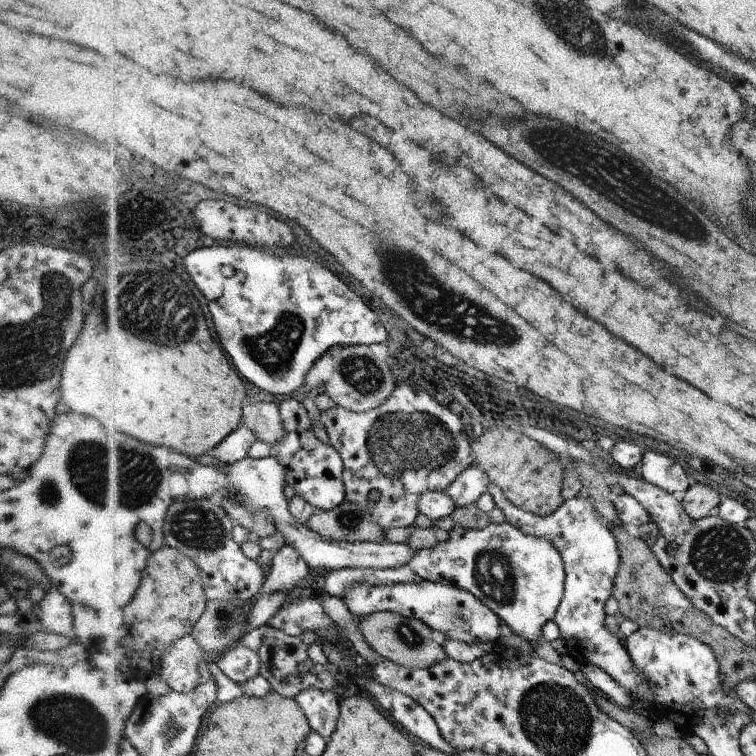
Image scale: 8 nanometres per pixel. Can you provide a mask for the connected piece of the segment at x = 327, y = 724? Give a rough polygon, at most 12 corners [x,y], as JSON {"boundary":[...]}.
{"boundary":[[332,690],[296,696],[314,732],[328,741],[339,728],[342,702]]}

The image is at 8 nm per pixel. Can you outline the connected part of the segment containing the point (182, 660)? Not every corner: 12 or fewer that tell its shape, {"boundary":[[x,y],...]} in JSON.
{"boundary":[[193,634],[166,652],[160,673],[173,690],[202,684],[204,646]]}

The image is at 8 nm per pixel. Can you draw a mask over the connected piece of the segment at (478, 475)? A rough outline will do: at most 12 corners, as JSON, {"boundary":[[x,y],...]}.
{"boundary":[[468,466],[446,489],[455,508],[474,504],[490,479]]}

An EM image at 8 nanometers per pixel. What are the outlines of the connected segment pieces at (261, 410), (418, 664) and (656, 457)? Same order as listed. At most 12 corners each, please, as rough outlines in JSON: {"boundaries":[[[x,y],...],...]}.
{"boundaries":[[[251,400],[244,426],[270,445],[288,436],[278,402]],[[366,615],[366,643],[385,660],[427,669],[448,658],[420,619]],[[645,452],[638,469],[646,482],[681,495],[684,468],[660,452]]]}

